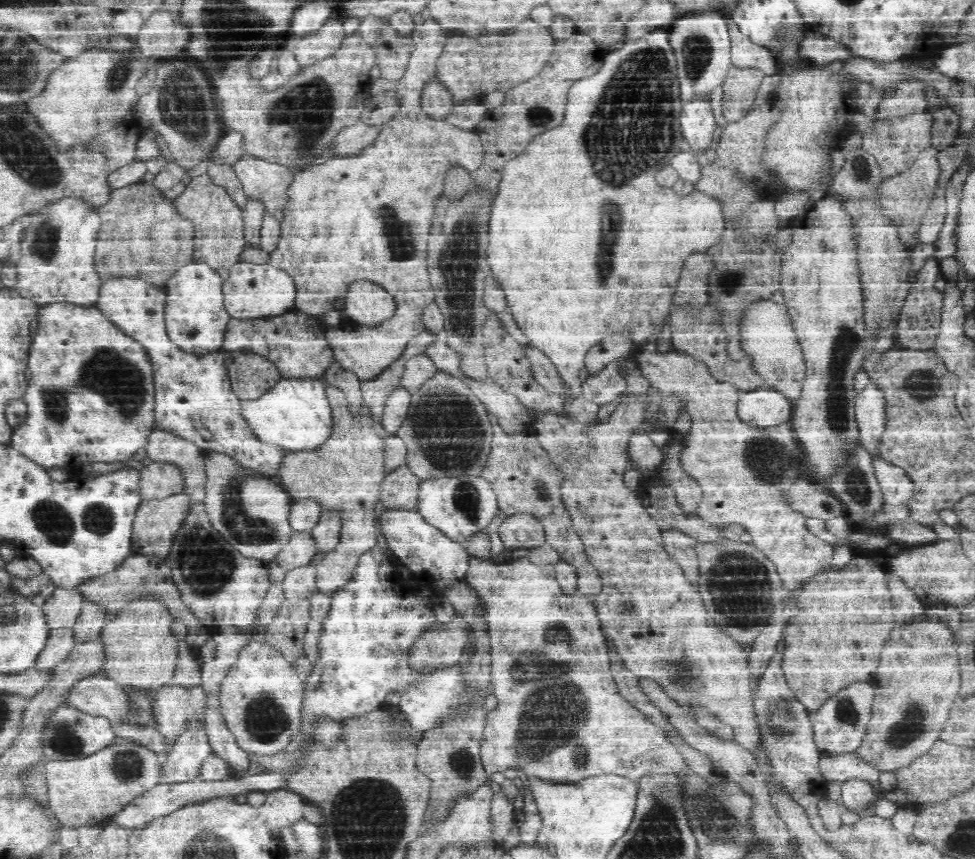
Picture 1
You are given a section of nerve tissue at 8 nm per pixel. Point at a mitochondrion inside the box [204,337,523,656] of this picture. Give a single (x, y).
(448, 429)

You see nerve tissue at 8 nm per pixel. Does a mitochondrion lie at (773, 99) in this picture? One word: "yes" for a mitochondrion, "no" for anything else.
no

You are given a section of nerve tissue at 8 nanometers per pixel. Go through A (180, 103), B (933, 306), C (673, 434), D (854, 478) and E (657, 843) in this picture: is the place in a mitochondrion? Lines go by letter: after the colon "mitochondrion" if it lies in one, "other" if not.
A: mitochondrion
B: other
C: other
D: mitochondrion
E: mitochondrion

